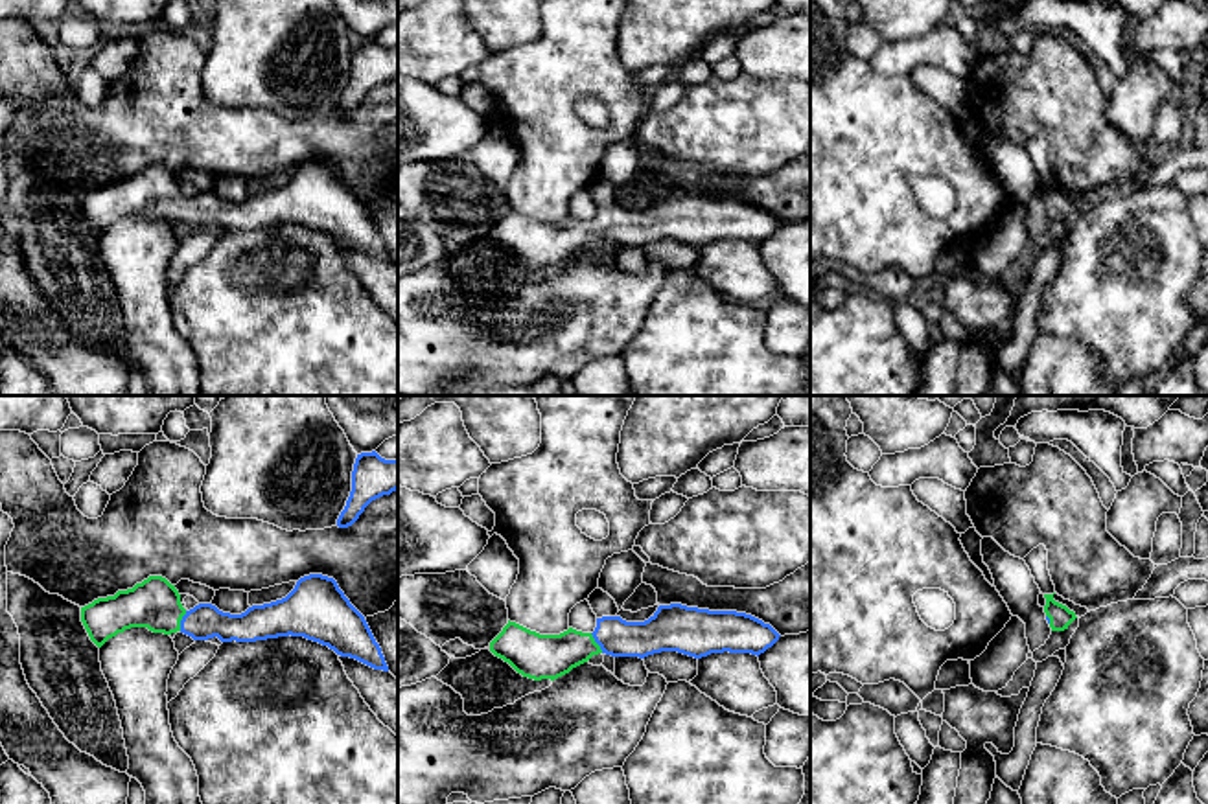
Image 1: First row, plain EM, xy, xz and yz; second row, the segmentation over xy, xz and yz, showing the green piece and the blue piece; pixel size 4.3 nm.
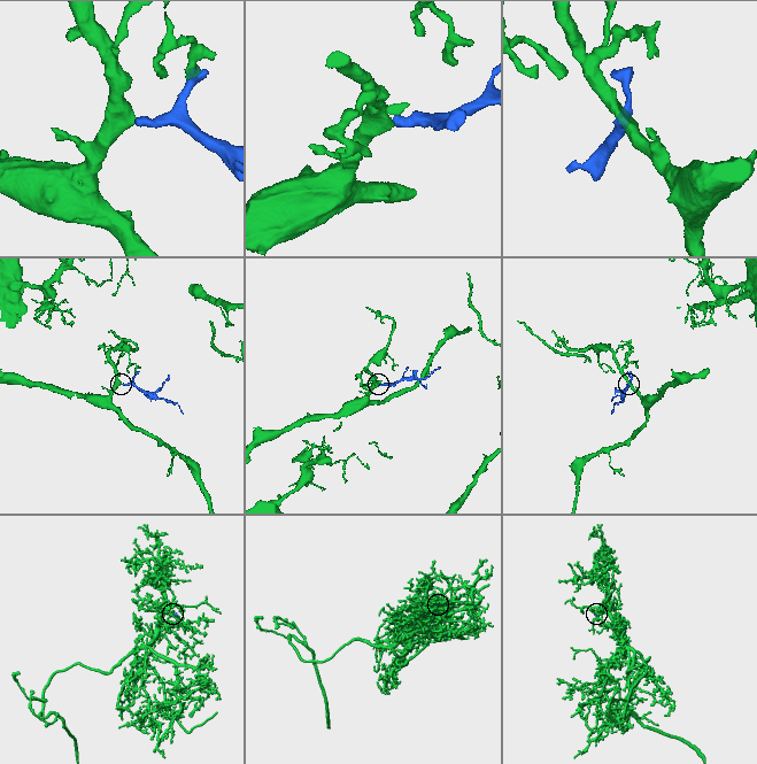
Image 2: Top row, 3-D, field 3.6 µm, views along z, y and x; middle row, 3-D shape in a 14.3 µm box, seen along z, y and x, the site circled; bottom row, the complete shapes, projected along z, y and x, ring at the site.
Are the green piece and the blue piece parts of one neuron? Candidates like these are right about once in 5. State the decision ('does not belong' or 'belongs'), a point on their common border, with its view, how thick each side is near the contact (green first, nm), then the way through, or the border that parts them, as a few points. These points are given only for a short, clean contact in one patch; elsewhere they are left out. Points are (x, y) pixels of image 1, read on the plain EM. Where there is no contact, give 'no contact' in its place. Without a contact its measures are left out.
belongs; meets green in xy at (181, 206); 220 nm thick on the green side, 160 nm on the other; runs through xy (155, 192), (166, 203), (181, 206), (205, 208)

